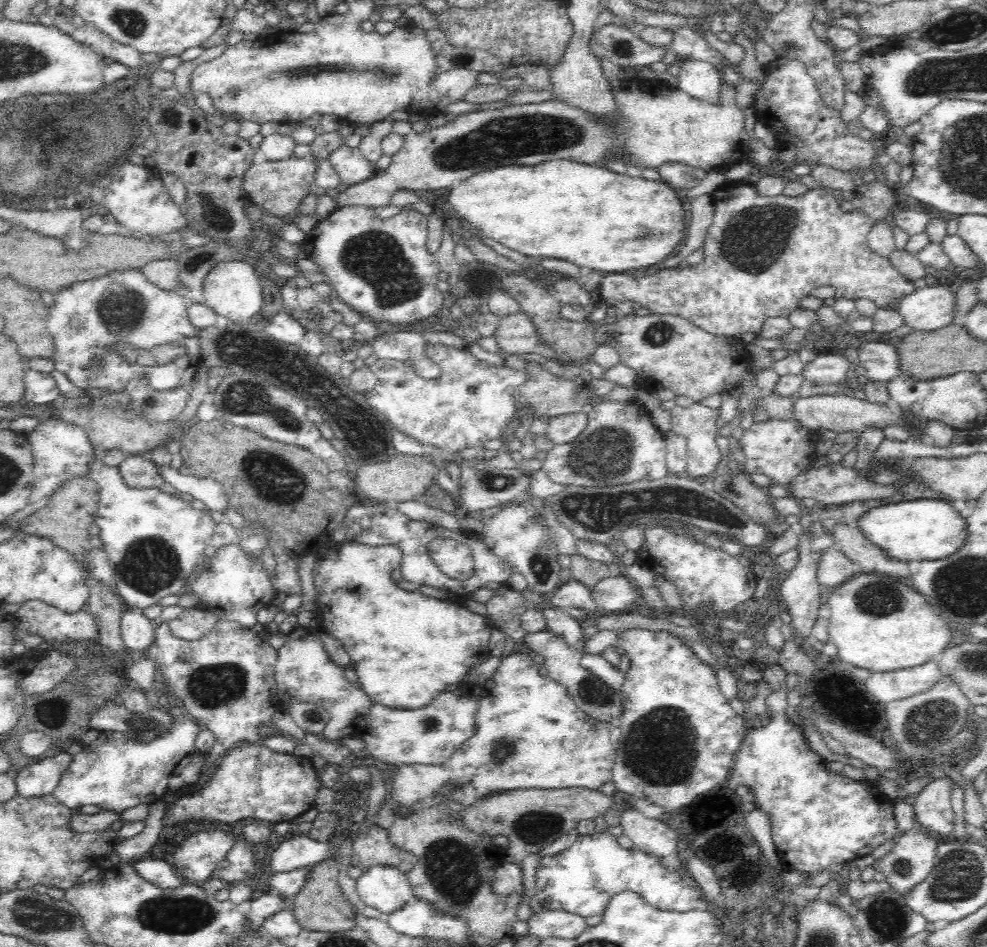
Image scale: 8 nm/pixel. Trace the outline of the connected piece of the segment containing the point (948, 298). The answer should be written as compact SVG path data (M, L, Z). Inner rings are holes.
M931 283L904 296L897 304L904 324L916 332L934 332L950 325L954 316L956 287Z

